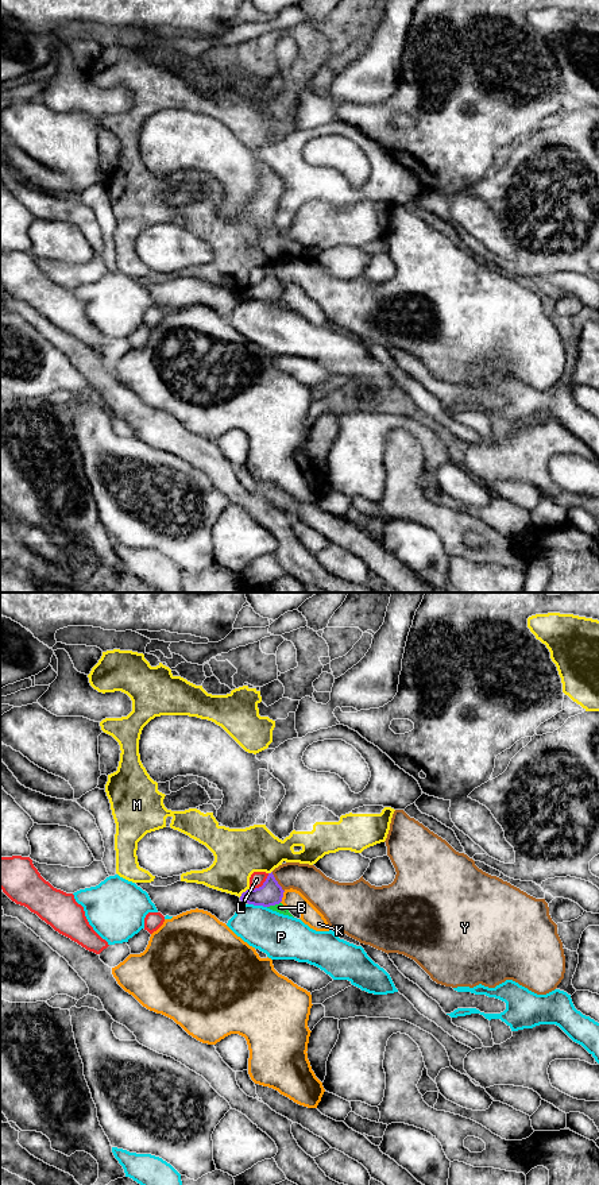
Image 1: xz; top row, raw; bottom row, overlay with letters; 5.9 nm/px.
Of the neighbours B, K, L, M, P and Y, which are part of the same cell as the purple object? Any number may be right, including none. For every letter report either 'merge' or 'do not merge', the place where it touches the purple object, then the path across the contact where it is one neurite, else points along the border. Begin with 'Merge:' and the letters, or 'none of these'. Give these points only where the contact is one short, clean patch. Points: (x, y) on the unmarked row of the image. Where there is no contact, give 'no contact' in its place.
Merge: none of these
B: do not merge; contact xz (273, 300)
K: do not merge; contact xz (282, 292)
L: do not merge; contact xz (262, 281)
M: do not merge; contact xz (243, 288)
P: do not merge; contact xz (258, 300)
Y: do not merge; contact xz (277, 277); border xz (271, 267), (283, 286)

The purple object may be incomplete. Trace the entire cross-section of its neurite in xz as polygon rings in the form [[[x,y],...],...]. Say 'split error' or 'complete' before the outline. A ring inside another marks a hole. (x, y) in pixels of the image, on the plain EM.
complete; [[[273,267],[268,269],[262,282],[247,285],[241,289],[240,296],[254,301],[270,302],[279,300],[283,293],[283,285],[275,275]]]

